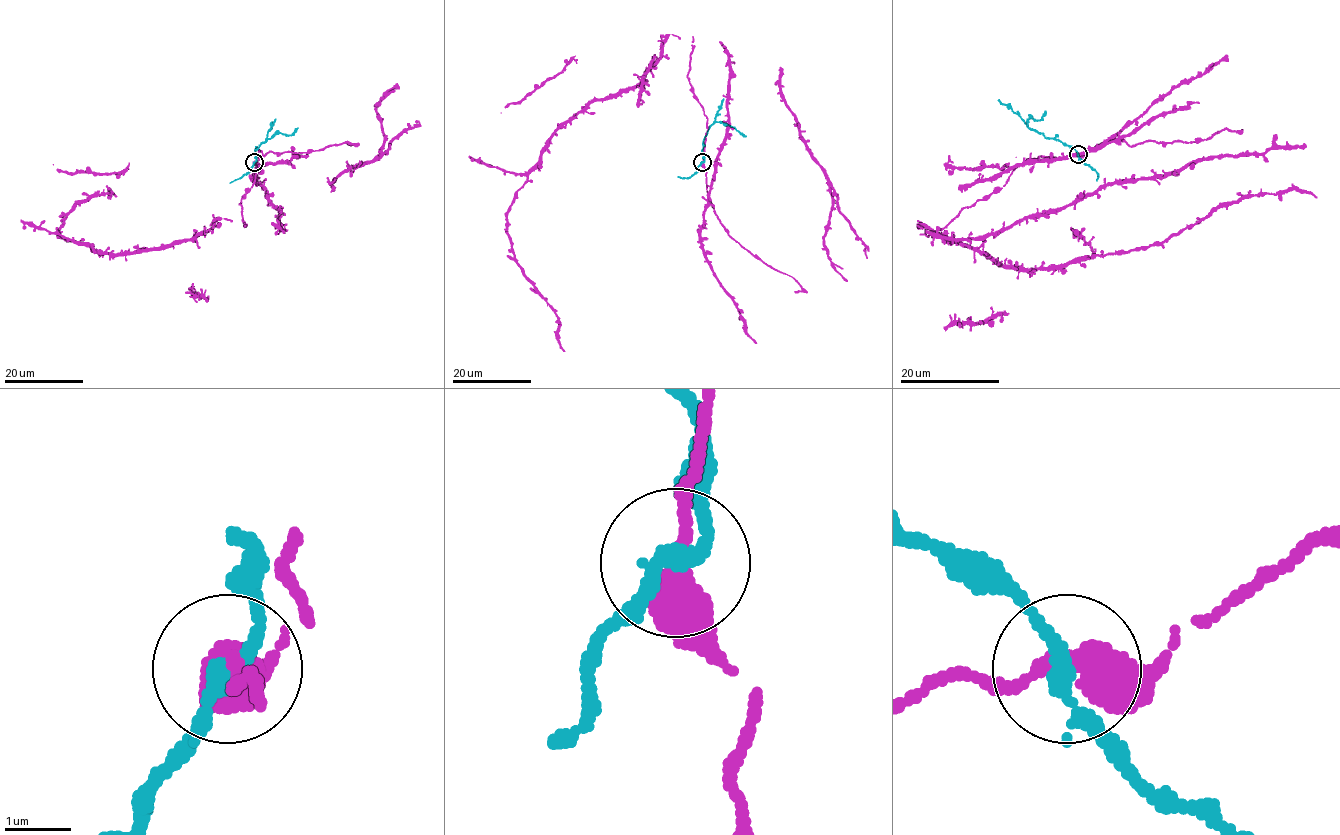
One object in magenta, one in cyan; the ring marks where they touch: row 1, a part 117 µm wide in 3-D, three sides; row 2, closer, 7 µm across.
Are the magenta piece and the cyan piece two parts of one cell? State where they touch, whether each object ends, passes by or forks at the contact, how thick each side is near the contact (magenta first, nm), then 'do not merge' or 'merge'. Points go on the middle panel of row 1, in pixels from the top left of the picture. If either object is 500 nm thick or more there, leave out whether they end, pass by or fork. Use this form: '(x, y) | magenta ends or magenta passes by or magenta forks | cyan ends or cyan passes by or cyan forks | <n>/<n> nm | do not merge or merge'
(702, 162) | magenta passes by | cyan passes by | 420/280 nm | do not merge

